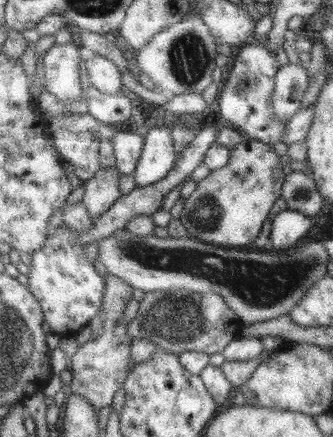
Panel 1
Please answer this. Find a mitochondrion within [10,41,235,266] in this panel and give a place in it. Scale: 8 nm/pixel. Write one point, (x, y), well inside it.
(205, 216)

